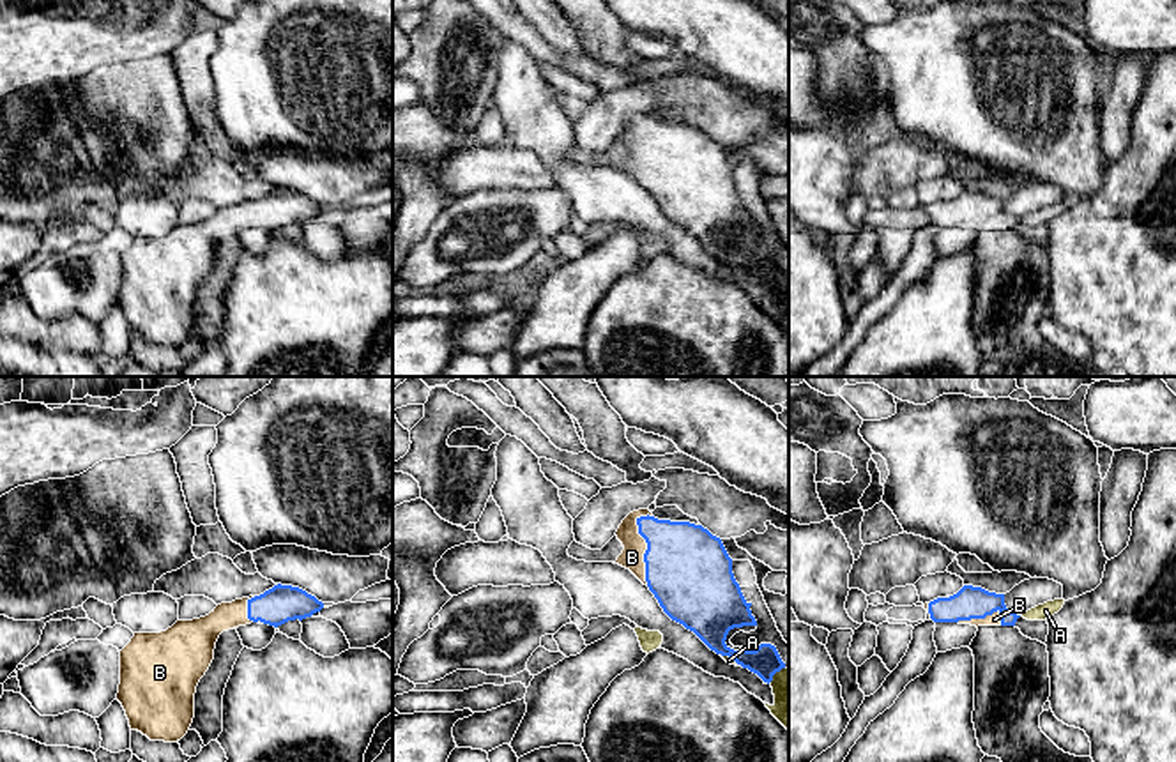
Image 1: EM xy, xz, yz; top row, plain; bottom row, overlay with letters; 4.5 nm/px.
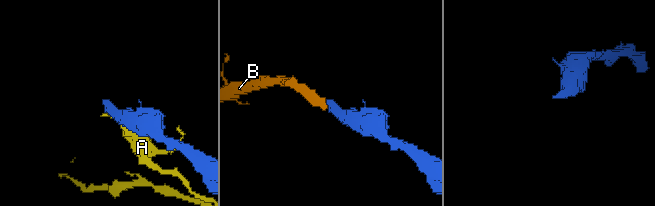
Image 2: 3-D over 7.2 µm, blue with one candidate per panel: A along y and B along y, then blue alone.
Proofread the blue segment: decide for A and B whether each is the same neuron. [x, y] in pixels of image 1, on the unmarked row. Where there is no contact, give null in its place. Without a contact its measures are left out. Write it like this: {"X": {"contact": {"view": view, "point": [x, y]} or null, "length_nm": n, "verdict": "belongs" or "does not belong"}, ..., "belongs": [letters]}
{"A": {"contact": {"view": "xz", "point": [731, 260]}, "length_nm": 120, "verdict": "does not belong"}, "B": {"contact": {"view": "xz", "point": [648, 151]}, "length_nm": 320, "verdict": "belongs"}, "belongs": ["B"]}

